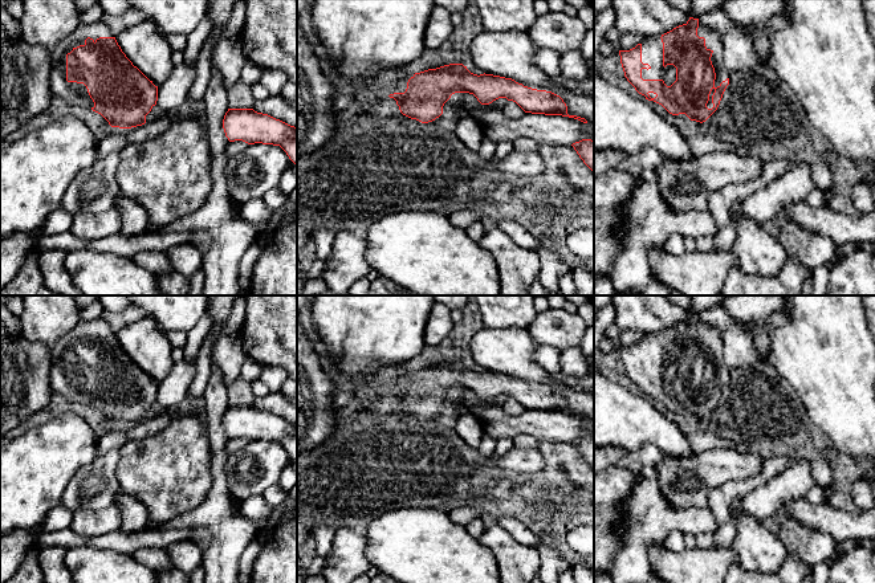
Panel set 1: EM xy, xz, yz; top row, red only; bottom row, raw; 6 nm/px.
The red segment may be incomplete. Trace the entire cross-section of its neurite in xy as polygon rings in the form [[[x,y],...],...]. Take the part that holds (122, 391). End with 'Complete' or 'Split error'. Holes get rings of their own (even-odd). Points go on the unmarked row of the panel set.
[[[103,317],[80,319],[49,352],[54,395],[91,405],[111,424],[146,420],[146,412],[158,398],[158,383],[126,354]]]. Split error

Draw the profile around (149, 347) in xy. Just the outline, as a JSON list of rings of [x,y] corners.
[[[143,317],[126,325],[115,337],[133,362],[155,383],[164,380],[174,364],[171,344],[152,318]]]

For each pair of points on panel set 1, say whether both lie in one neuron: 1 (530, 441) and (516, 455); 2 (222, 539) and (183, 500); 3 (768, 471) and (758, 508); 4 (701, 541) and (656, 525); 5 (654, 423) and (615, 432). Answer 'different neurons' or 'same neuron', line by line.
1: different neurons
2: different neurons
3: different neurons
4: different neurons
5: same neuron

